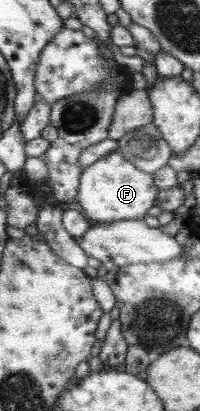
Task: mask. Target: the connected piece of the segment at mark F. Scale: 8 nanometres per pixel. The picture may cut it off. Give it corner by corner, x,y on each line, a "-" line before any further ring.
113,150
81,170
75,207
86,218
98,223
142,219
146,210
155,203
158,190
151,174
138,170
117,150

